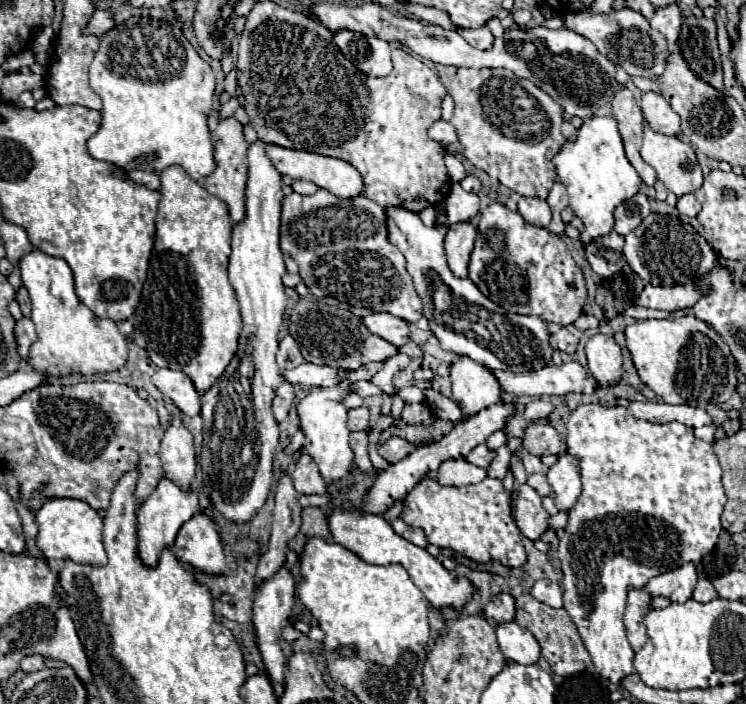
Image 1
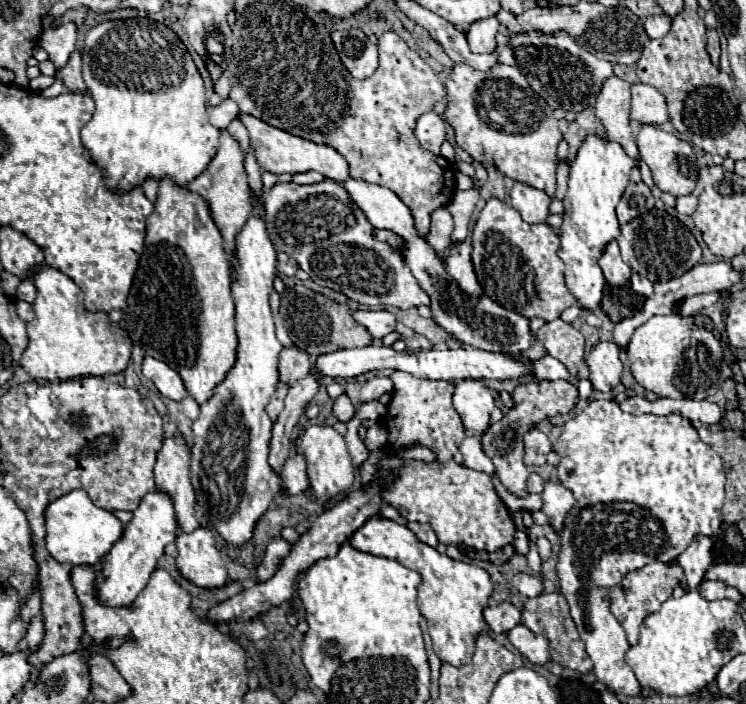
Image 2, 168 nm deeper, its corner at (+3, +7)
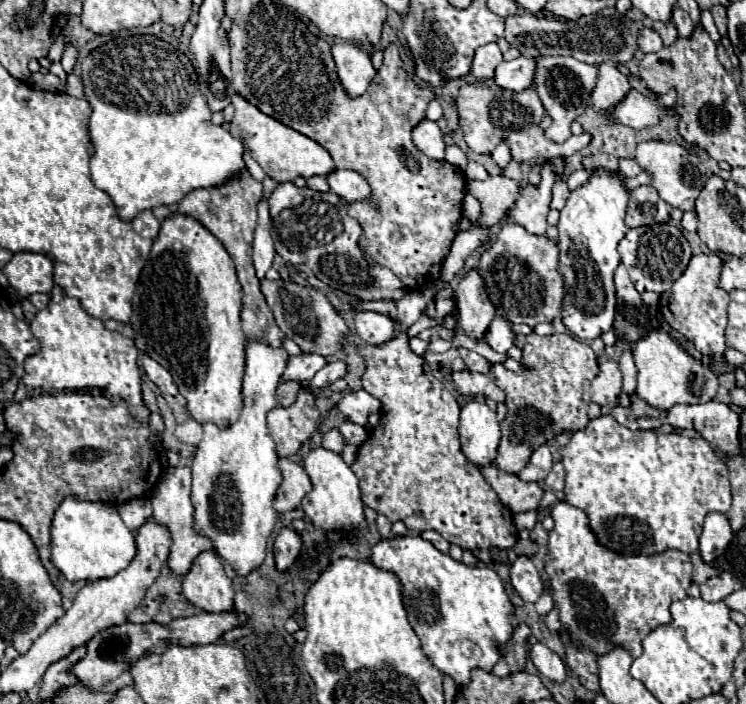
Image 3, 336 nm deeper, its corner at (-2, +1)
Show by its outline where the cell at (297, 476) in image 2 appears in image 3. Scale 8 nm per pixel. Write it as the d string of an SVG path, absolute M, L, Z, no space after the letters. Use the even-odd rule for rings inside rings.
M280 458L280 470L282 470L284 480L276 492L274 510L290 512L290 510L300 508L300 502L308 494L308 490L312 490L312 484L306 470L290 458Z

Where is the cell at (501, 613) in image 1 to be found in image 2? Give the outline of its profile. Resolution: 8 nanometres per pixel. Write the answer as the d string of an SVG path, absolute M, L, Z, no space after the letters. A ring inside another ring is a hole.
M509 602L489 606L489 608L485 608L483 614L485 614L485 620L487 620L489 628L495 634L507 634L511 628L521 624L521 612Z

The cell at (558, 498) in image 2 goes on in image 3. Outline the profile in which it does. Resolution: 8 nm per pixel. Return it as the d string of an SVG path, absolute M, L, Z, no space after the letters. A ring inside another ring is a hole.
M566 500L556 502L550 510L554 528L548 540L546 574L550 576L550 588L554 604L560 608L562 630L576 634L594 654L606 654L606 644L618 644L626 648L634 658L642 654L642 638L656 626L670 622L670 604L686 598L686 588L692 584L694 566L690 556L678 550L666 550L656 556L620 556L600 546L588 526L588 518L582 510L568 504Z

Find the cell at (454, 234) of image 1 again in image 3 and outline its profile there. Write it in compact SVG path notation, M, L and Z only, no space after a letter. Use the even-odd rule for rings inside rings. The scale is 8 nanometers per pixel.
M468 270L454 290L454 300L458 308L458 324L460 328L472 336L482 340L488 324L496 316L494 306L484 290L484 280L478 270Z

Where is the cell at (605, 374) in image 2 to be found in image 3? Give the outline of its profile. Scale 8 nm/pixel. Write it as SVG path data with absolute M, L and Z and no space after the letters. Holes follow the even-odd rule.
M606 358L600 364L598 376L592 380L592 402L598 406L616 406L622 390L622 372L616 360Z

